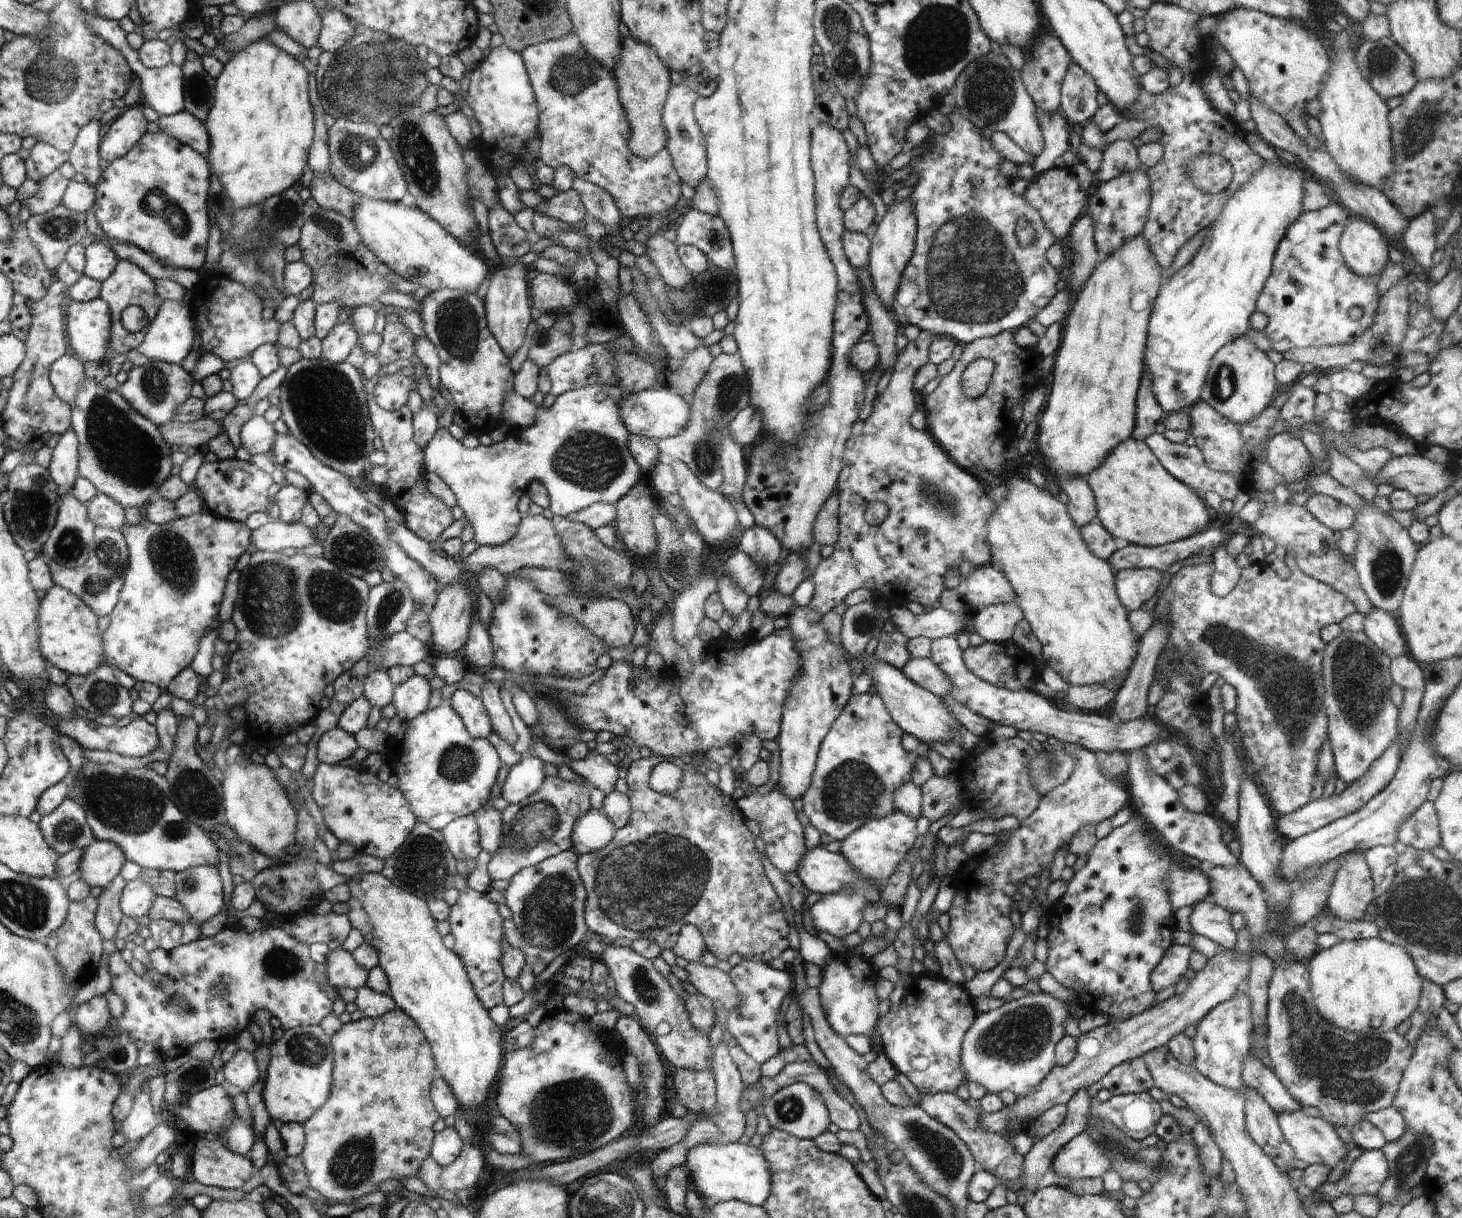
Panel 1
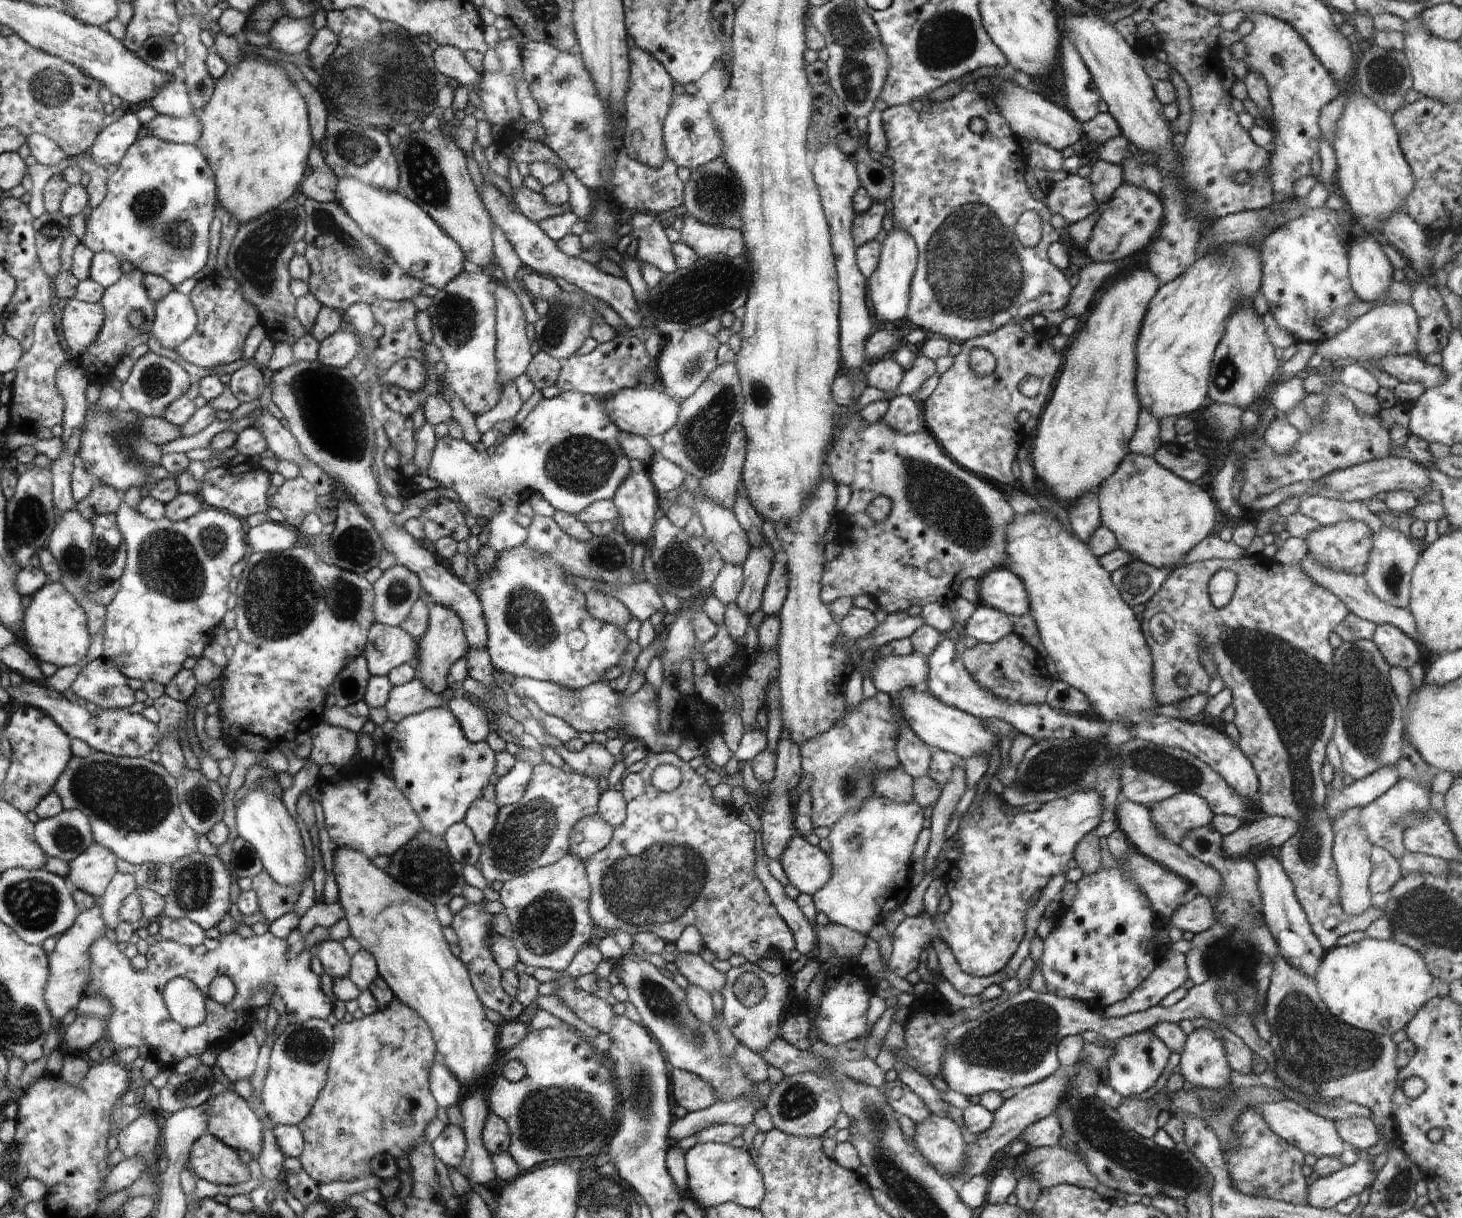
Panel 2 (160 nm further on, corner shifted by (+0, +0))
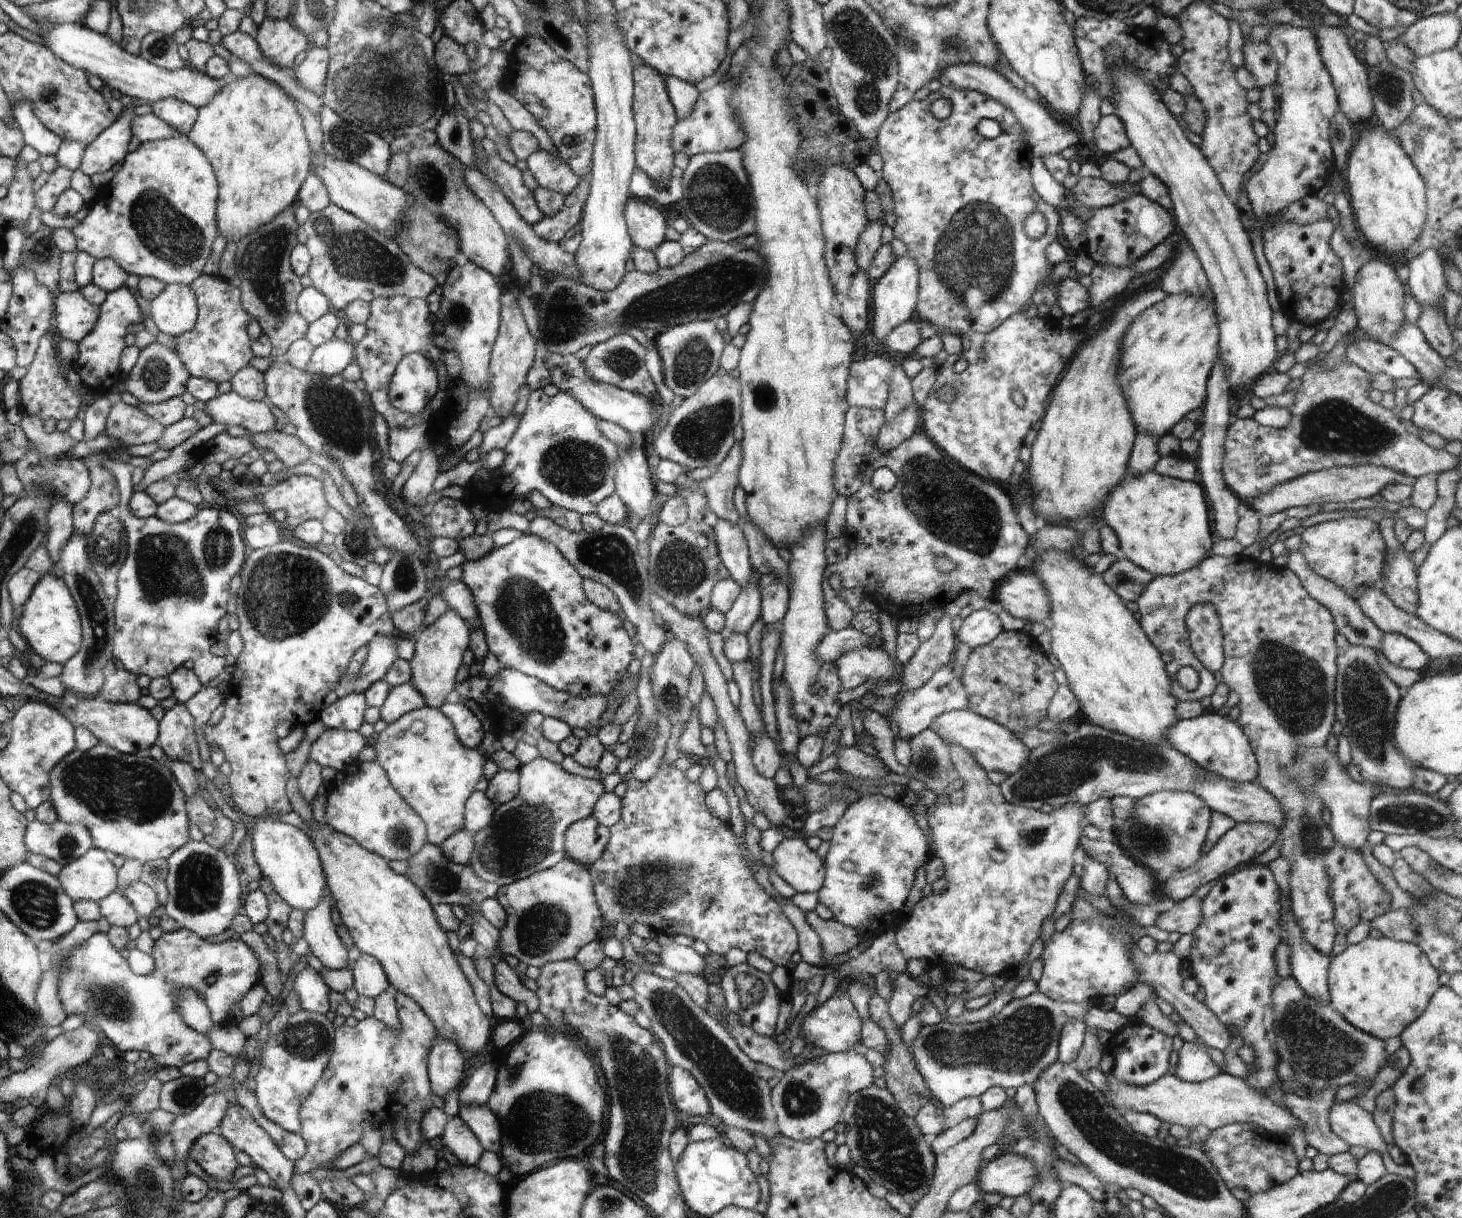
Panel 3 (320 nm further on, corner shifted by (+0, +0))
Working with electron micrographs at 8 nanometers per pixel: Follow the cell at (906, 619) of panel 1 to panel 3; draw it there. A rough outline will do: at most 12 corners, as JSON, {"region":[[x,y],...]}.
{"region":[[846,627],[830,631],[816,645],[823,663],[868,646],[873,638]]}

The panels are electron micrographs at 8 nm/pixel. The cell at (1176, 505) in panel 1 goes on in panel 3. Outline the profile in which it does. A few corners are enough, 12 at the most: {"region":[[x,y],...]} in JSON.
{"region":[[1155,470],[1099,514],[1153,576],[1213,548],[1205,491]]}

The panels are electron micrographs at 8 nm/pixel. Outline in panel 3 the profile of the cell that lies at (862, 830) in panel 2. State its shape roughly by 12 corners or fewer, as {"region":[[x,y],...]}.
{"region":[[880,793],[833,826],[817,892],[862,939],[902,911],[930,840]]}

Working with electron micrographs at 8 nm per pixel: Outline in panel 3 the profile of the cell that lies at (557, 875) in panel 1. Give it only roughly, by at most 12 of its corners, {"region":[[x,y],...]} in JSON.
{"region":[[564,858],[495,897],[494,966],[574,958],[606,924],[586,866]]}

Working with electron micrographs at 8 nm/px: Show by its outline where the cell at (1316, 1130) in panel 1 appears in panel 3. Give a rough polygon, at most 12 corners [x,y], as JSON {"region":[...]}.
{"region":[[1220,1071],[1144,1086],[1107,1077],[1107,1103],[1212,1130],[1234,1122],[1273,1134],[1303,1128],[1244,1079]]}

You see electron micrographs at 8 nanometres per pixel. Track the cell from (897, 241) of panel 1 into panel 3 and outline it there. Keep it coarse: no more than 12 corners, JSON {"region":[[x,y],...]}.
{"region":[[908,254],[872,283],[880,342],[916,316],[919,274]]}

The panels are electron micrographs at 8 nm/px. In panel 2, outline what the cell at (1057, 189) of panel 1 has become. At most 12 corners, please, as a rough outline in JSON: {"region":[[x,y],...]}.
{"region":[[1078,174],[1046,190],[1051,213],[1066,226],[1097,206],[1089,177]]}

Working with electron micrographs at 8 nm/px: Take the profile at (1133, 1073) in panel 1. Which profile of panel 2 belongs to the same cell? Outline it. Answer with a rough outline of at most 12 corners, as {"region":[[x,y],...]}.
{"region":[[1152,1029],[1123,1036],[1107,1060],[1122,1096],[1152,1088],[1171,1053]]}

